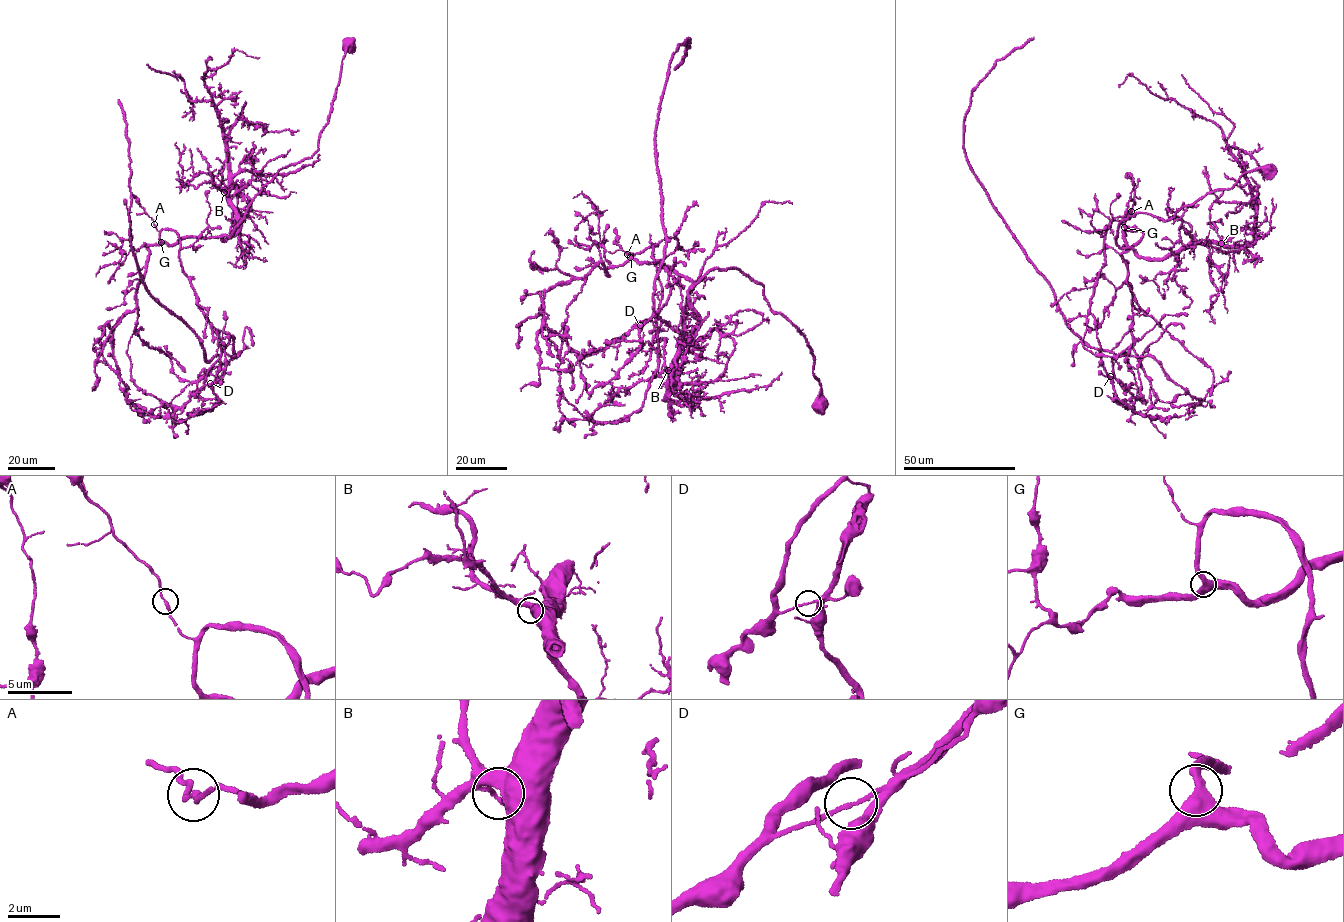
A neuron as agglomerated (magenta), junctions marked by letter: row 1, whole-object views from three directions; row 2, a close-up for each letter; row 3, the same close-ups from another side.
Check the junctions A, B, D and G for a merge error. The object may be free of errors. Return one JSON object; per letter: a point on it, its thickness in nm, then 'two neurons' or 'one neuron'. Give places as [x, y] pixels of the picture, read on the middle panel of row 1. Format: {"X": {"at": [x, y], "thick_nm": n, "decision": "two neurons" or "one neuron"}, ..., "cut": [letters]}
{"A": {"at": [627, 254], "thick_nm": 200, "decision": "one neuron"}, "B": {"at": [668, 370], "thick_nm": 550, "decision": "one neuron"}, "D": {"at": [640, 325], "thick_nm": 140, "decision": "two neurons"}, "G": {"at": [630, 257], "thick_nm": 480, "decision": "one neuron"}, "cut": ["D"]}

